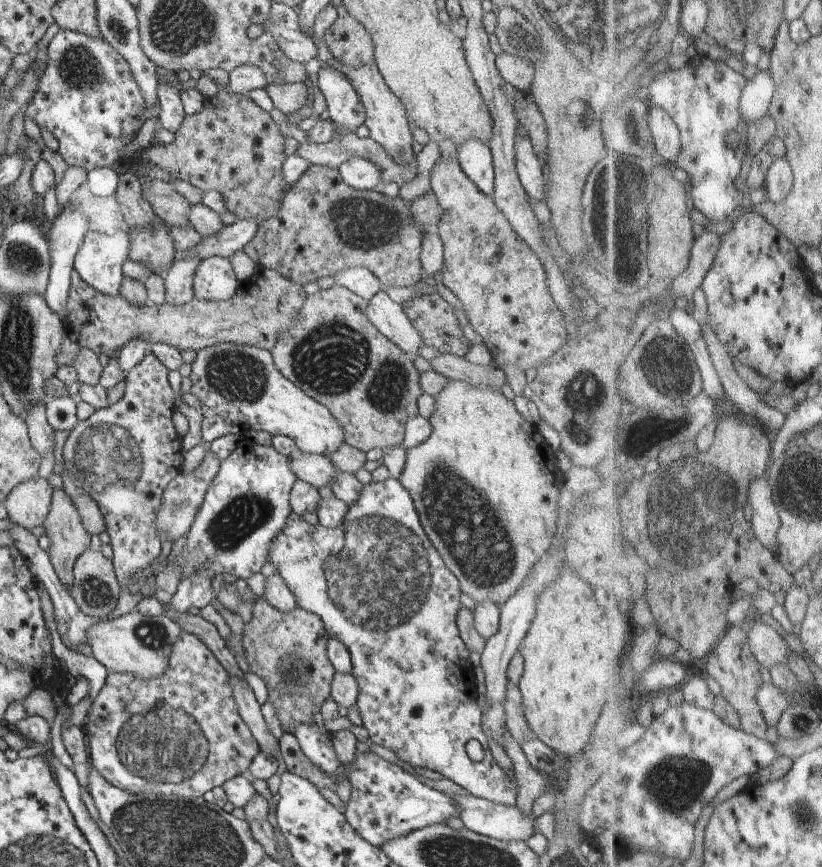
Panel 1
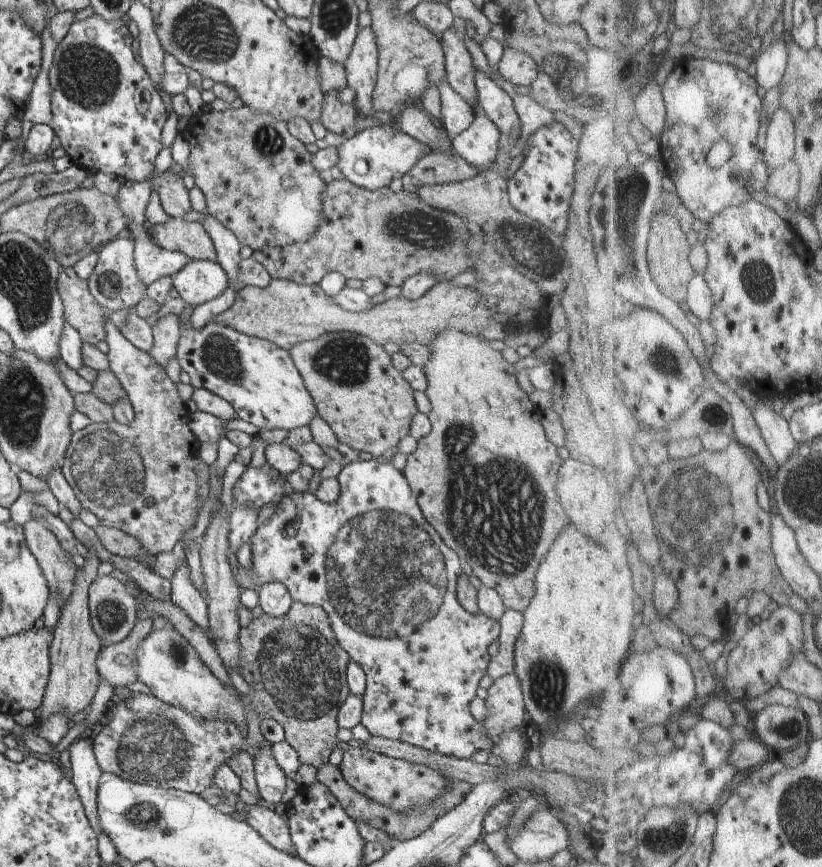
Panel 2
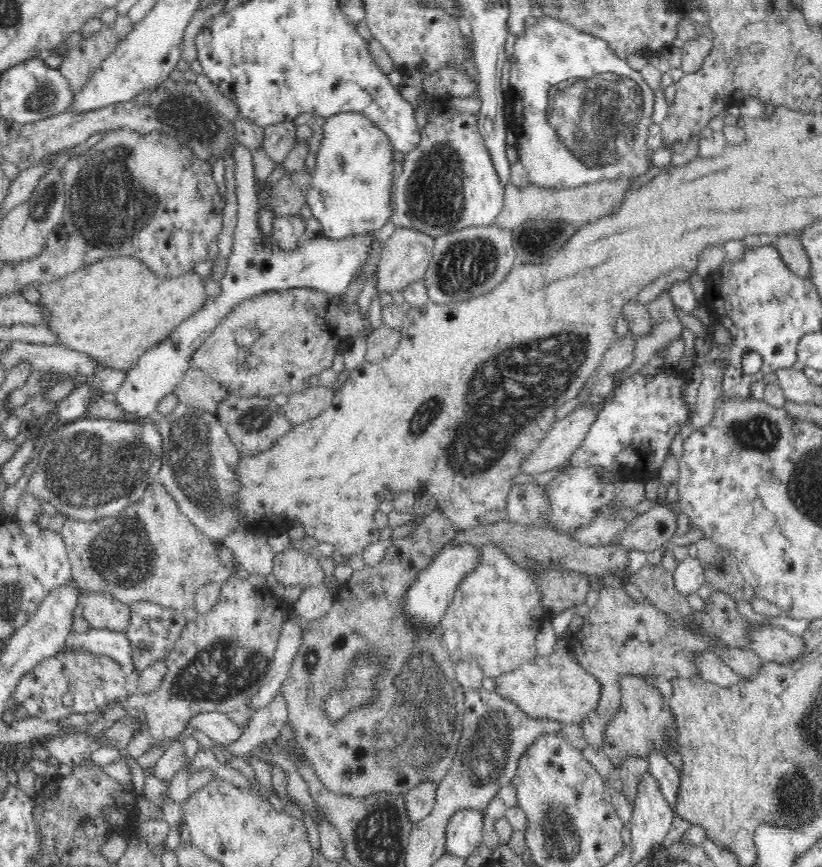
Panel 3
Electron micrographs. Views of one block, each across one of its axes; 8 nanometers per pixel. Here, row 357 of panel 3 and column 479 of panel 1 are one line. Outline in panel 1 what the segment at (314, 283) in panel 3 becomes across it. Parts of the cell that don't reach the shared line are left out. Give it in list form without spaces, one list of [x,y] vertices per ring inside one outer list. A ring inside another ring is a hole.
[[[476,138],[466,140],[458,146],[458,158],[466,176],[485,195],[493,194],[495,168],[489,144]]]

